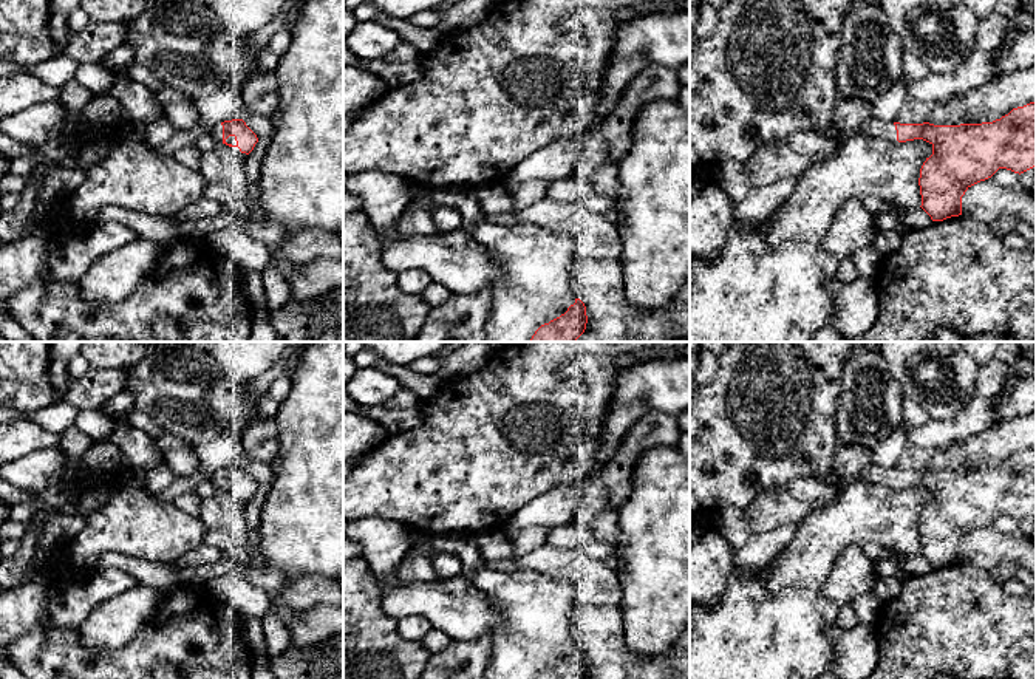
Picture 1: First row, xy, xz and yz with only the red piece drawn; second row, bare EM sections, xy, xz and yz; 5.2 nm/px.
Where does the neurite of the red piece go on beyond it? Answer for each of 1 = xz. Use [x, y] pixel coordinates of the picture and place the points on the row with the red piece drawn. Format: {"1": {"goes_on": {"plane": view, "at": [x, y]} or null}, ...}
{"1": {"goes_on": null}}

